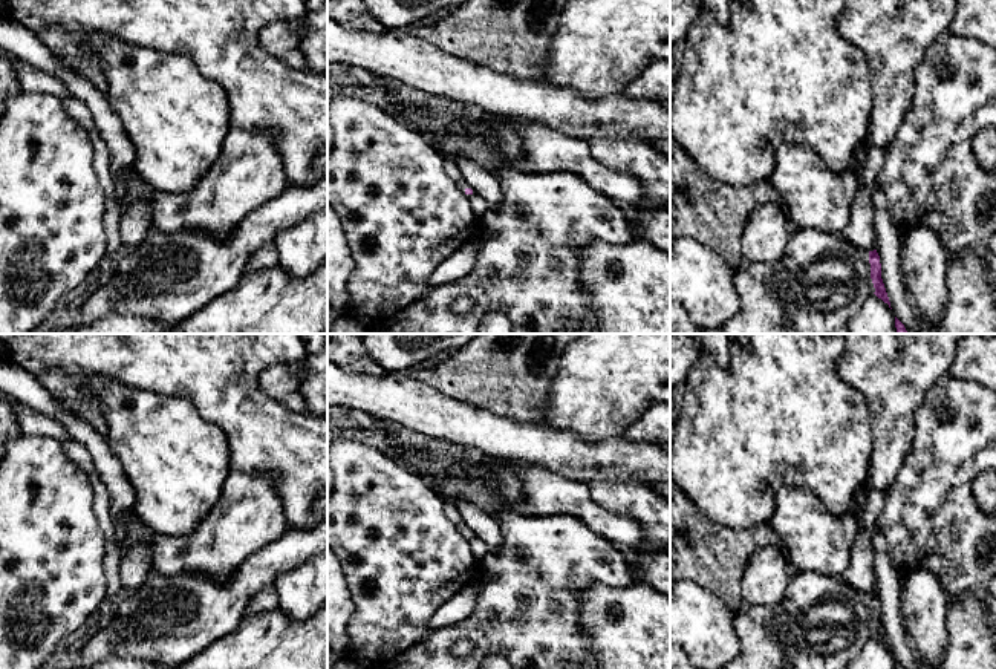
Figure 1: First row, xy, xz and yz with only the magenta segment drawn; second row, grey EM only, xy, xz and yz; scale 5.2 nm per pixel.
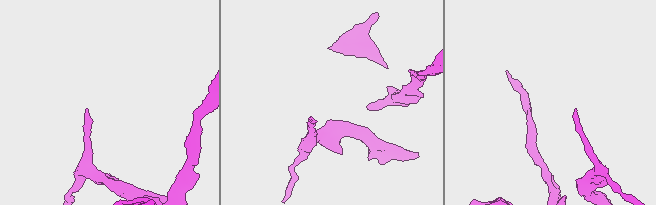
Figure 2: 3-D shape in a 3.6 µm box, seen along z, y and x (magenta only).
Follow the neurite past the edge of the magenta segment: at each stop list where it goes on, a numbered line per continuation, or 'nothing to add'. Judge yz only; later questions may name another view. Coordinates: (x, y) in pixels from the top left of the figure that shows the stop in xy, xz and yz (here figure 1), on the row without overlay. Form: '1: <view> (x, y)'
nothing to add

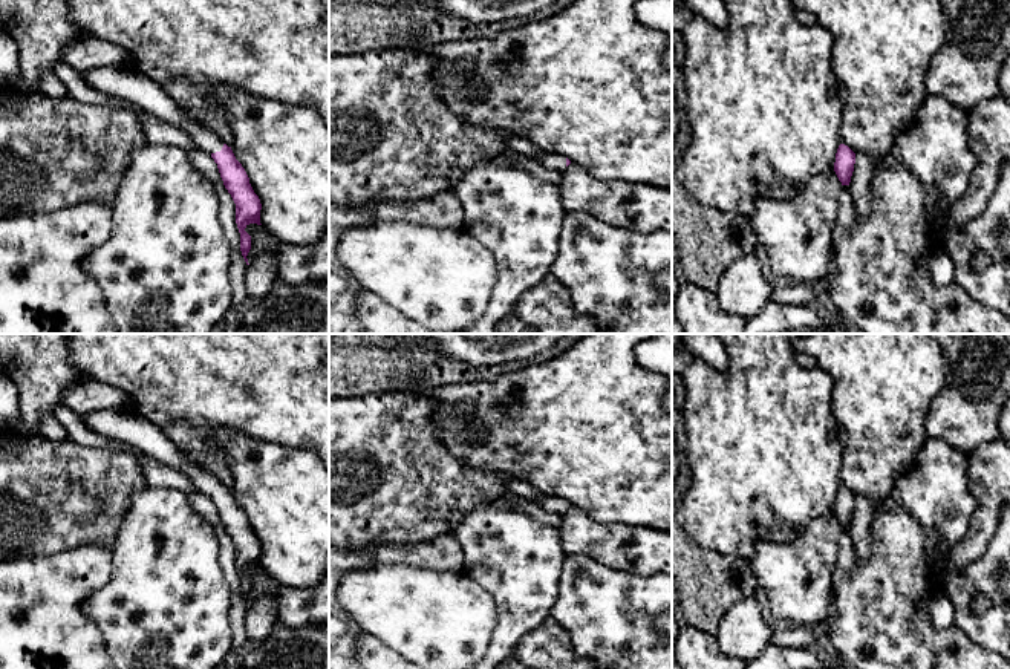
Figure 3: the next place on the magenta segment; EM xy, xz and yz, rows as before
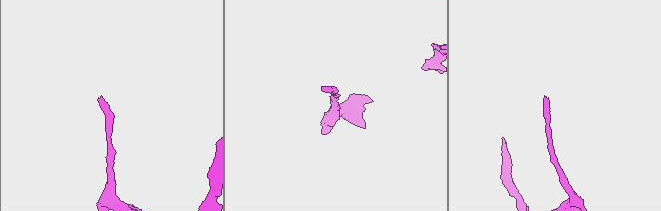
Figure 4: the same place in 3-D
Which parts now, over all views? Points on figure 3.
1: xy (129, 427)

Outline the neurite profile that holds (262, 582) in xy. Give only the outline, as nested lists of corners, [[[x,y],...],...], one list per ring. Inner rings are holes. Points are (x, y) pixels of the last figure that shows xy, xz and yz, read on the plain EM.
[[[257,566],[246,568],[245,574],[251,579],[251,592],[246,599],[251,606],[262,594],[279,597],[282,585],[272,579],[265,569]]]

